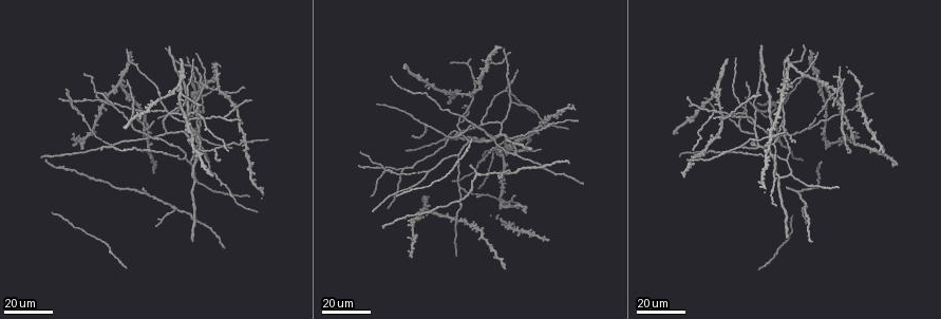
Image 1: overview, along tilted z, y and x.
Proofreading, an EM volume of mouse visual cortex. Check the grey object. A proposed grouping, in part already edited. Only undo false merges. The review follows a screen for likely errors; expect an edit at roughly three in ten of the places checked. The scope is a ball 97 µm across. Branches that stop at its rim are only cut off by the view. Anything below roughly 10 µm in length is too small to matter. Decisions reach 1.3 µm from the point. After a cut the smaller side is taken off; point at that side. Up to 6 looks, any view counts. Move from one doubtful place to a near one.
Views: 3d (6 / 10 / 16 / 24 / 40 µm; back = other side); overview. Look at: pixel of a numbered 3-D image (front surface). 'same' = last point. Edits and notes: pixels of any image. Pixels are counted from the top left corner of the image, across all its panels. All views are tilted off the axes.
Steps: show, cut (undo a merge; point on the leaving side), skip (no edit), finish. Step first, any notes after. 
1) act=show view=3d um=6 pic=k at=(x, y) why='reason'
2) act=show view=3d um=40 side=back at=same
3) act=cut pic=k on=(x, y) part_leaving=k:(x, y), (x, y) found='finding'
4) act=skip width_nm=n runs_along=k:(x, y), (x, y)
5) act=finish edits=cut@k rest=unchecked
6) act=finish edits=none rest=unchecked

act=show view=3d um=16 pic=1 at=(425, 124) why='three-way junction'

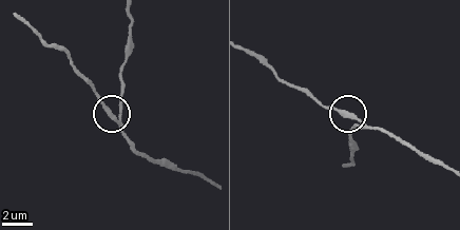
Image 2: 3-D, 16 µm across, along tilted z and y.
act=show view=3d um=10 pic=2 at=(361, 123)

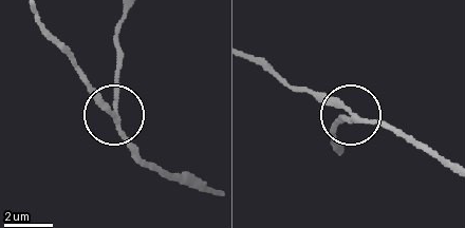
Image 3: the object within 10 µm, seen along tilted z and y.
act=skip arms=3 runs_along=3:(215, 192), (162, 177), (130, 143), (114, 112), (115, 48) found='one neuron here'

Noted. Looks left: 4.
act=show view=3d um=24 pic=1 at=(714, 109) why='side arm on a straight run'

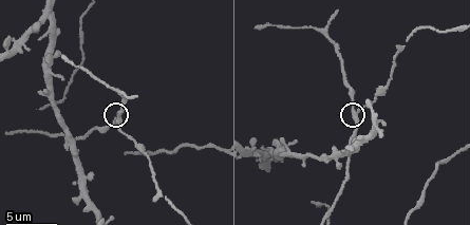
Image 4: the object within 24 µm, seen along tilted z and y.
act=show view=3d um=6 pic=4 at=(356, 114)

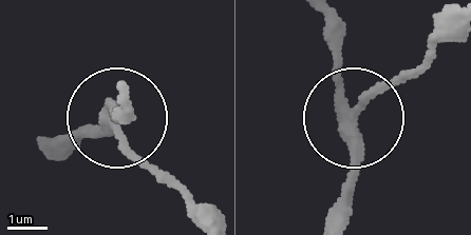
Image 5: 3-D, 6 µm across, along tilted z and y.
act=skip arms=3 found='continuous, no second neuron'

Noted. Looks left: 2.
act=show view=3d um=16 pic=1 at=(496, 142) why='three arms meet'

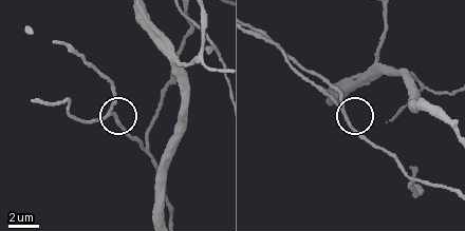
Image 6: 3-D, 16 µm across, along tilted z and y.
act=show view=3d um=6 pic=6 at=(343, 108) why='closer look'

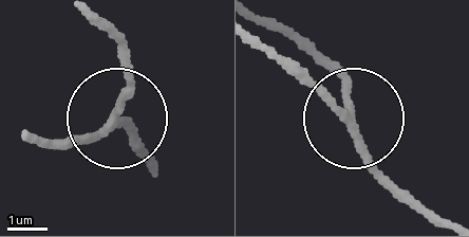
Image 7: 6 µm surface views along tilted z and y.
act=skip side_arm_um=60 arms=3 found='one neuron here'

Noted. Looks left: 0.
act=finish edits=none rest=unchecked

